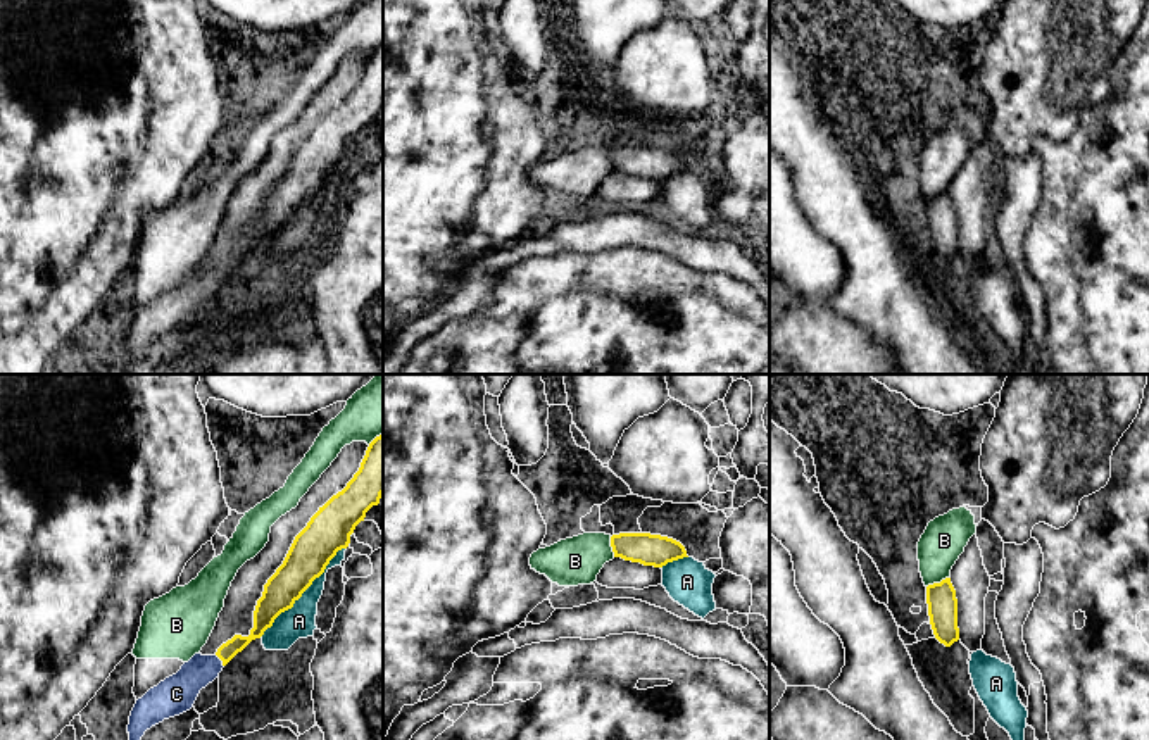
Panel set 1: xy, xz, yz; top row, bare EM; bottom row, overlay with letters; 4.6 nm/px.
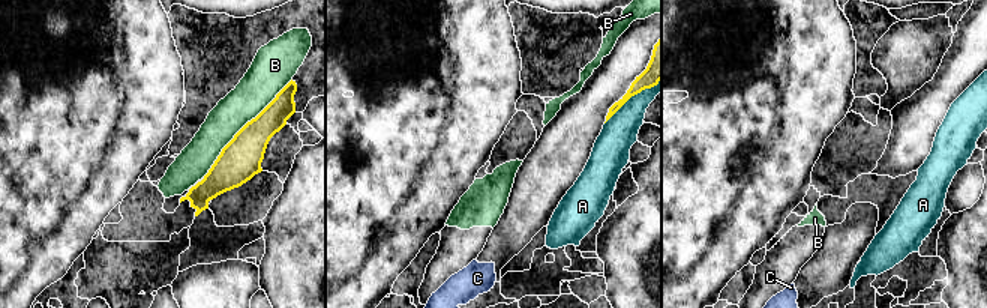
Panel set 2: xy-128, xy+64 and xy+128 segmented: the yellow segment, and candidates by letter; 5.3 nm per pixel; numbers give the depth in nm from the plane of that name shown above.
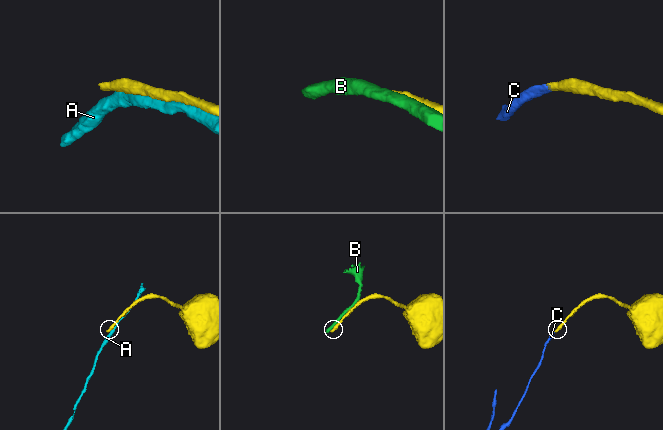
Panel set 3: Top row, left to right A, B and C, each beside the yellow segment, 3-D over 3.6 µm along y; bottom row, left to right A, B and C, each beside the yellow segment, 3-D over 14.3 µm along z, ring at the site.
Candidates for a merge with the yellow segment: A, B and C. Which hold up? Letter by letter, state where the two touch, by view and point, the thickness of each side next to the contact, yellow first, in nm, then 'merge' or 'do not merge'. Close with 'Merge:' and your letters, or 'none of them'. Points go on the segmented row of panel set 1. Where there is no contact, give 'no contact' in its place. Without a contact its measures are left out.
A: xy (304, 590) | 200/150 nm | do not merge
B: yz (937, 583) | 140/200 nm | do not merge
C: xy (221, 659) | 80/160 nm | merge
Merge: C

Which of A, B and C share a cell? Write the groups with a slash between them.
A / B / C

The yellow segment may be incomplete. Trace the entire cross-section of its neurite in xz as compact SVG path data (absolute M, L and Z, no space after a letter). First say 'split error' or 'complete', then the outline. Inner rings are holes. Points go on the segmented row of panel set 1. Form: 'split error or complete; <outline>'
complete; M650 533L612 535L611 547L614 557L654 568L662 568L668 562L688 557L680 542Z

